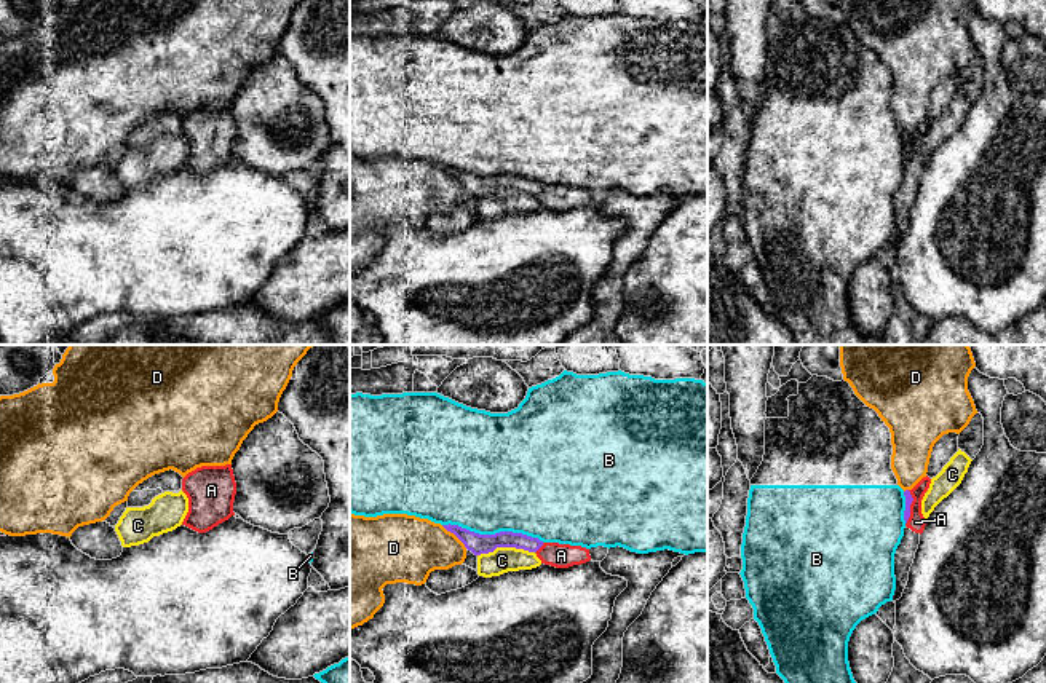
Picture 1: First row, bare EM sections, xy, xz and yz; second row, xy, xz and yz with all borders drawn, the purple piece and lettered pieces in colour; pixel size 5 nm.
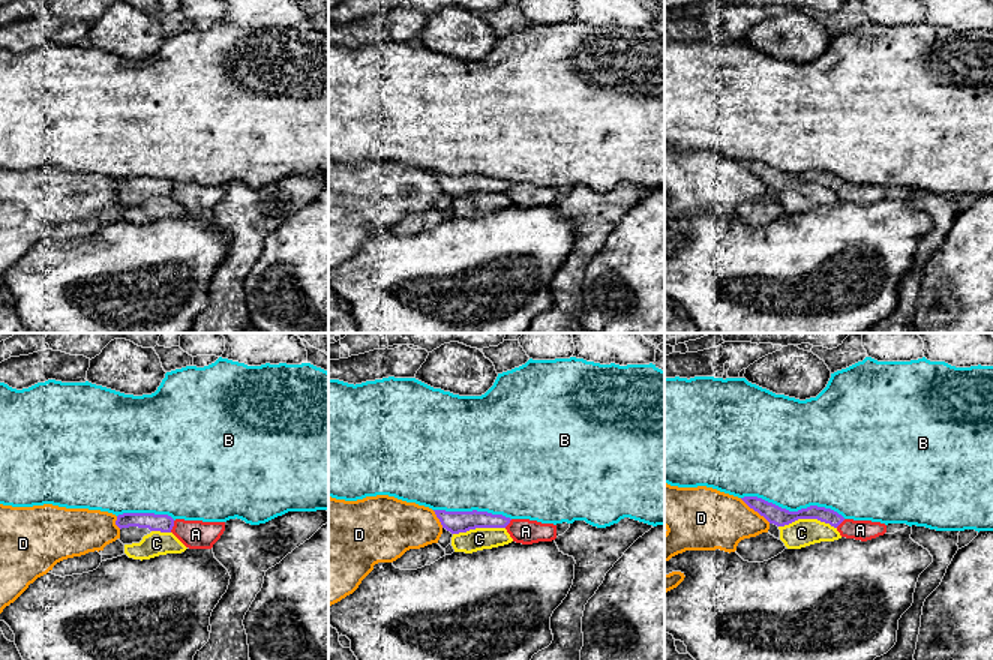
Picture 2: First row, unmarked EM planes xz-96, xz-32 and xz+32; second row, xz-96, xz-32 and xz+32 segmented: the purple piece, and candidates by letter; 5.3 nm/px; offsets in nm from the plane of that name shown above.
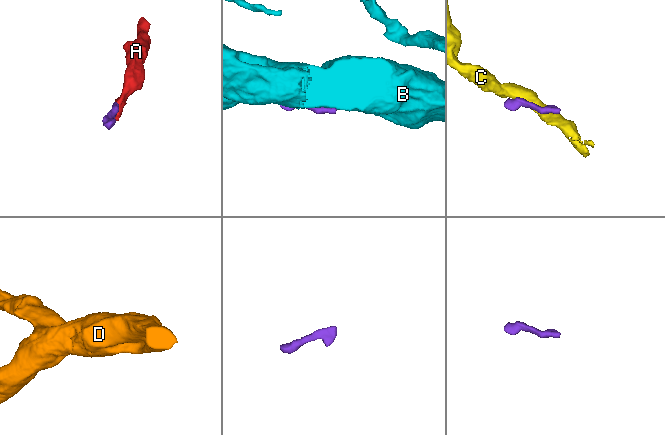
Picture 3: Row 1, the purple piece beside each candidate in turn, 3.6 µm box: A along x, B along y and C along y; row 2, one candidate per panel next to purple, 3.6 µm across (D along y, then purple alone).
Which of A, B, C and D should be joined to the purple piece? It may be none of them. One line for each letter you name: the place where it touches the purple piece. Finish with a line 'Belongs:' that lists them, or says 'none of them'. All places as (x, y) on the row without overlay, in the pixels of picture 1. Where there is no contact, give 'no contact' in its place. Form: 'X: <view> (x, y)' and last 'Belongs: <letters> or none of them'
Belongs: none of them

